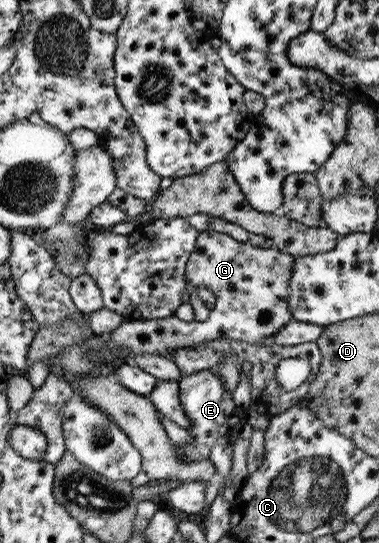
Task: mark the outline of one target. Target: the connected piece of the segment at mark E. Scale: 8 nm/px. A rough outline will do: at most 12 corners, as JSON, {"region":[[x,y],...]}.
{"region":[[217,372],[183,376],[180,402],[194,440],[186,461],[208,461],[220,437],[238,439],[235,402]]}

